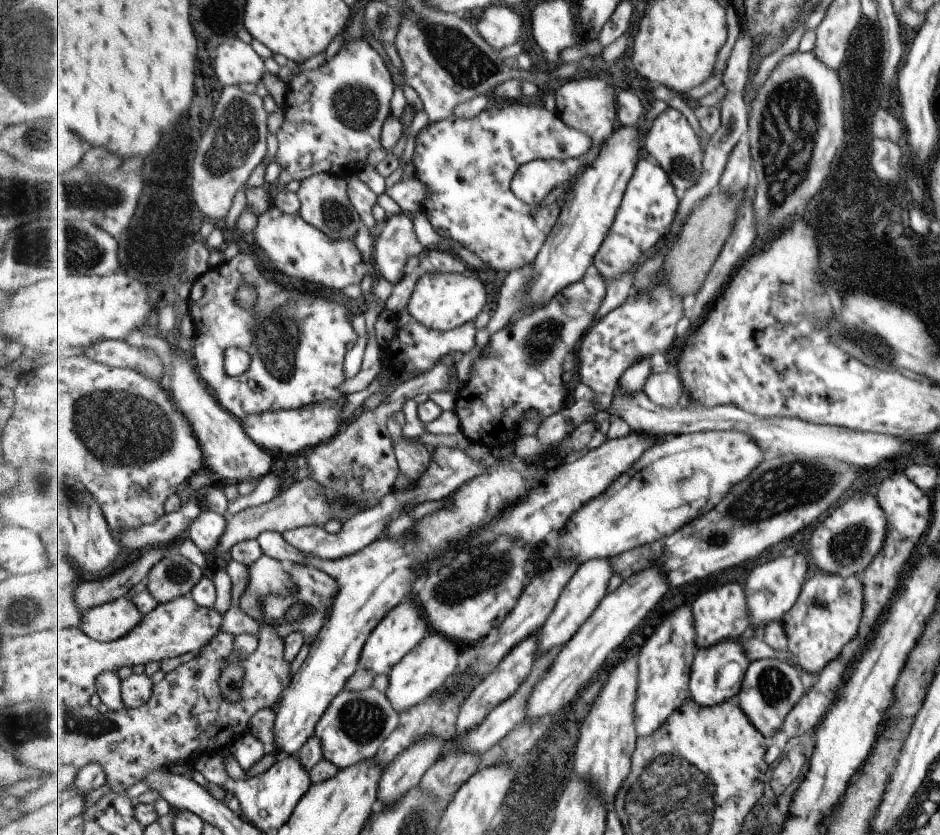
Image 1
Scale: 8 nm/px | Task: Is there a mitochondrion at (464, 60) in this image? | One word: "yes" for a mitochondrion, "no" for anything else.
yes

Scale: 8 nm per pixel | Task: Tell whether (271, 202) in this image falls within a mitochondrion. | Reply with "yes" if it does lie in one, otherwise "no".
no

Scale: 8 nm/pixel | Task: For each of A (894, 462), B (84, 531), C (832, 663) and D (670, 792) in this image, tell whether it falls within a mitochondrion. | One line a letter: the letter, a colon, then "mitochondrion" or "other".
A: other
B: other
C: other
D: mitochondrion

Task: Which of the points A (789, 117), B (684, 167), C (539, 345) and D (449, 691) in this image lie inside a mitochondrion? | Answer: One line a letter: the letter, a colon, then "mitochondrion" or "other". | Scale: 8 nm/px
A: mitochondrion
B: mitochondrion
C: mitochondrion
D: other

